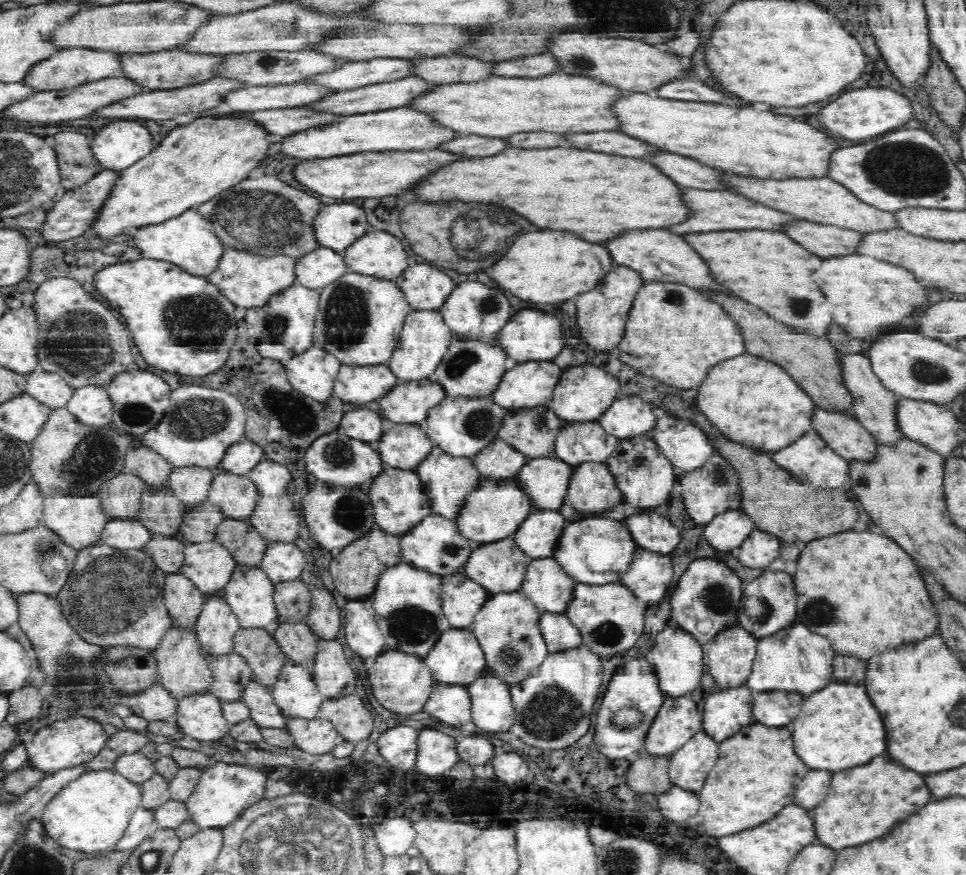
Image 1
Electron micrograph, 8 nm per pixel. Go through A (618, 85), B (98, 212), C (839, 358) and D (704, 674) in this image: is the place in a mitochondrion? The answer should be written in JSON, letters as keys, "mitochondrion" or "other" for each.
{"A":"other","B":"other","C":"other","D":"other"}

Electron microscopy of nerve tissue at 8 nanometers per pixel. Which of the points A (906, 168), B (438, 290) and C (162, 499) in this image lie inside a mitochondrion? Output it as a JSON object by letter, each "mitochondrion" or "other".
{"A":"mitochondrion","B":"other","C":"other"}

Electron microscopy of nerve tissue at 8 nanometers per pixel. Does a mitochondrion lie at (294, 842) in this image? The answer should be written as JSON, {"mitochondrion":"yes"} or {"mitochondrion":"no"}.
{"mitochondrion":"yes"}

